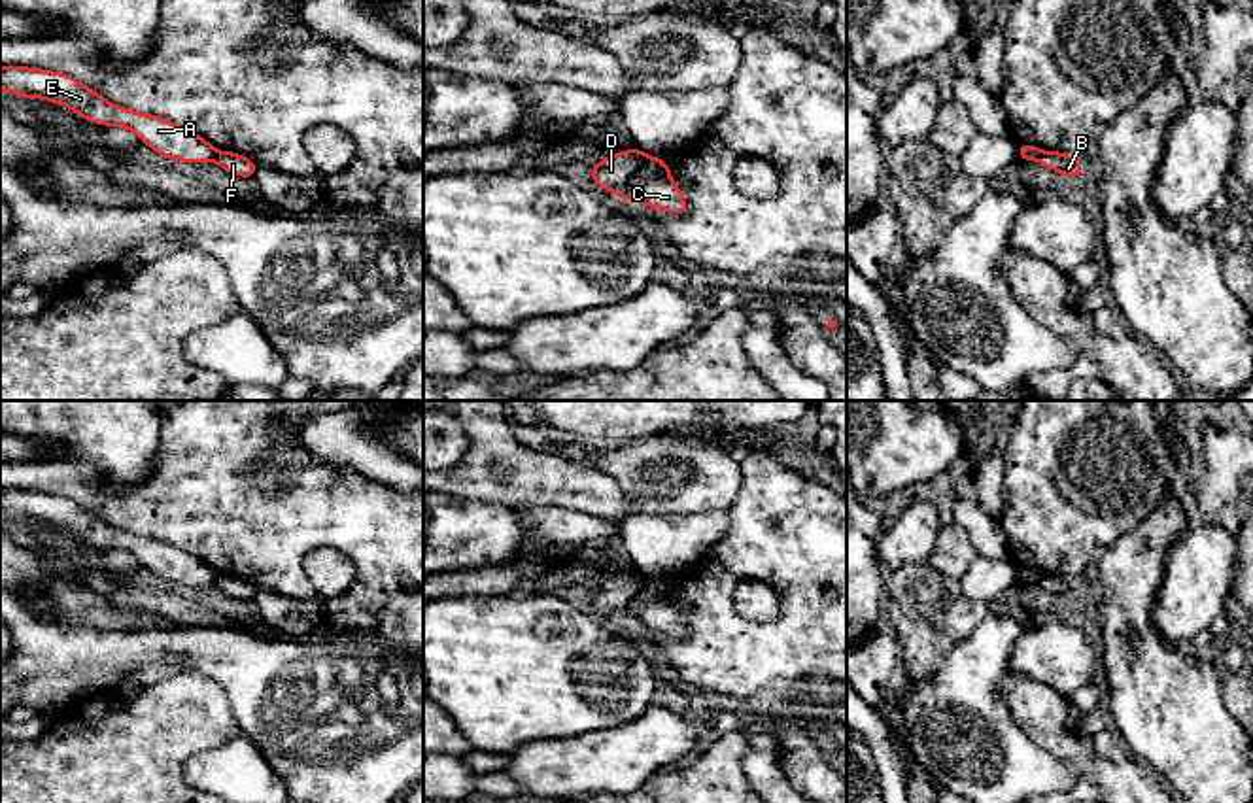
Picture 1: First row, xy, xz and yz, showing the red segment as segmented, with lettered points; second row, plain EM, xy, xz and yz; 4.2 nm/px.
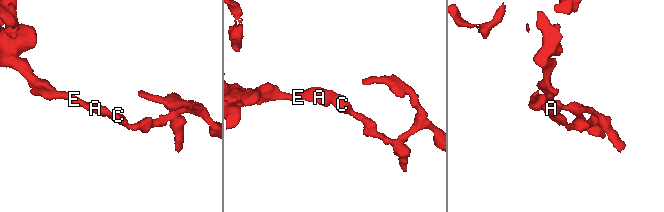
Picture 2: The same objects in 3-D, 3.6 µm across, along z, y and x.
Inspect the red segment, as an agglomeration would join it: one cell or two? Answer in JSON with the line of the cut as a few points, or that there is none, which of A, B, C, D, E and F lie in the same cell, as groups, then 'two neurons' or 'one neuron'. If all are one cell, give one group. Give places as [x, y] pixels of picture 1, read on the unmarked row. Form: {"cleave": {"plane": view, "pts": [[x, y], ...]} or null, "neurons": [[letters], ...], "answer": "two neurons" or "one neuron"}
{"cleave": {"plane": "xz", "pts": [[649, 580], [630, 603], [624, 622]]}, "neurons": [["A", "D", "E"], ["B", "C", "F"]], "answer": "two neurons"}

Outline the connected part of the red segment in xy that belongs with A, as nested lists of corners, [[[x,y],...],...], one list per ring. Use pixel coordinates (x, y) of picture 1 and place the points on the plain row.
[[[0,489],[0,514],[42,521],[70,531],[93,548],[123,550],[159,578],[181,586],[214,584],[217,572],[197,555],[151,537],[138,537],[106,523],[76,501],[28,489]]]

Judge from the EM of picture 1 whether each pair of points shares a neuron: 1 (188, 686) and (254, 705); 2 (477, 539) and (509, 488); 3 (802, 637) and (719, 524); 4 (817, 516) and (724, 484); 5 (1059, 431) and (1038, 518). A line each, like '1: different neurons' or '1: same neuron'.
1: different neurons
2: different neurons
3: different neurons
4: different neurons
5: same neuron

